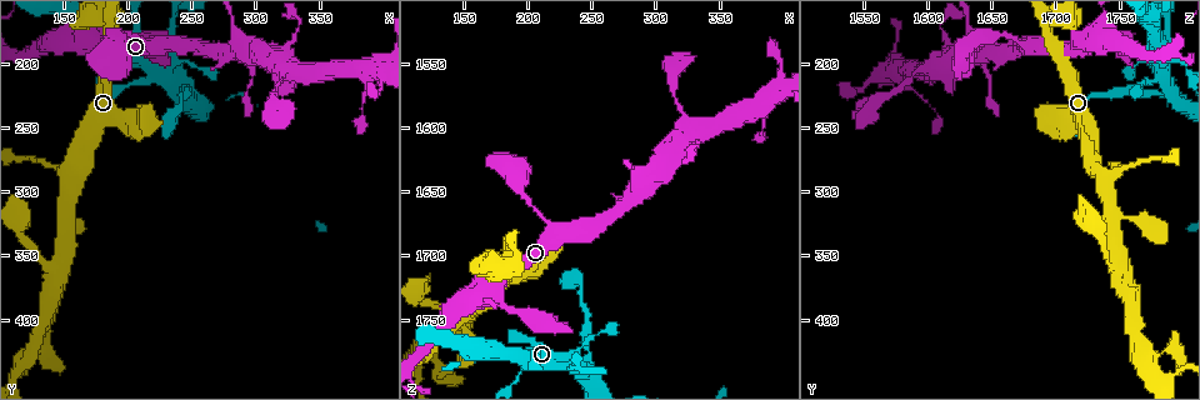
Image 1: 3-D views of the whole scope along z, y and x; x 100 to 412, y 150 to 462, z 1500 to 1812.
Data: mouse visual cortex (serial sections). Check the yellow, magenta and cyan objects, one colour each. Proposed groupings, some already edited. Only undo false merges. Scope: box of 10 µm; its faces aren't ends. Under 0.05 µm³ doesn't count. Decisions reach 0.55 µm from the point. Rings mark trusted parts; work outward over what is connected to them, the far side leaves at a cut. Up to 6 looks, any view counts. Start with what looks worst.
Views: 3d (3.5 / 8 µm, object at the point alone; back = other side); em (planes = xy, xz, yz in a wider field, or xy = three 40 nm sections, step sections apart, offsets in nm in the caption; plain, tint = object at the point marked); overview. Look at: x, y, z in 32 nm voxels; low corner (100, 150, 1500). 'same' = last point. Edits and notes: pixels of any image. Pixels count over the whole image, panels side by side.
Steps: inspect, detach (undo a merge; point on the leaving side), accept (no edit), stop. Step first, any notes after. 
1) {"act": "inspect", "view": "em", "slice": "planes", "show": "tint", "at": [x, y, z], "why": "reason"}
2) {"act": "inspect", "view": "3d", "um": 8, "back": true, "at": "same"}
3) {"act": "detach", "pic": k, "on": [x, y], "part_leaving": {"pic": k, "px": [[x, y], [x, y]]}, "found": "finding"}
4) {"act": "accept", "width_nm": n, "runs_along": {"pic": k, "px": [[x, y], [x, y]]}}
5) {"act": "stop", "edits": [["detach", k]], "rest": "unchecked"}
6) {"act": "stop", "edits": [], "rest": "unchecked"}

{"act": "inspect", "view": "3d", "um": 3.5, "at": [122, 430, 1770], "why": "thin neck"}

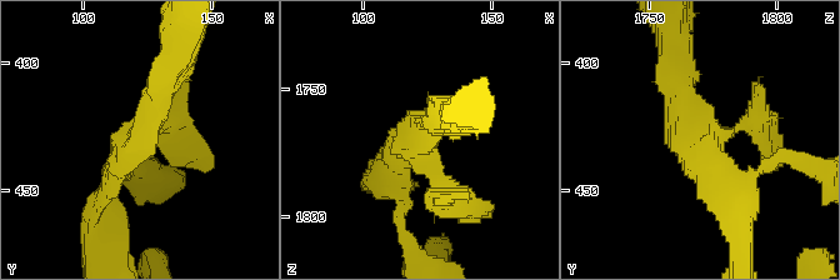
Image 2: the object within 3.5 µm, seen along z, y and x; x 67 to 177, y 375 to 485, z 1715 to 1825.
{"act": "inspect", "view": "em", "slice": "xy", "step": 5, "show": "tint", "at": [123, 430, 1770]}

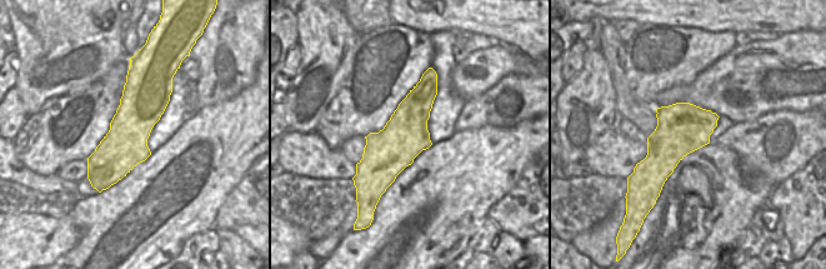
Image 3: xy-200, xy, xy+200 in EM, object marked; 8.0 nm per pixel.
{"act": "accept", "runs_along": {"pic": 2, "px": [[174, 66], [100, 200]]}, "found": "continuous, no second cell"}

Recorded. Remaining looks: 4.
{"act": "inspect", "view": "3d", "um": 3.5, "back": true, "at": [324, 202, 1602], "why": "thin arm on a thick one"}

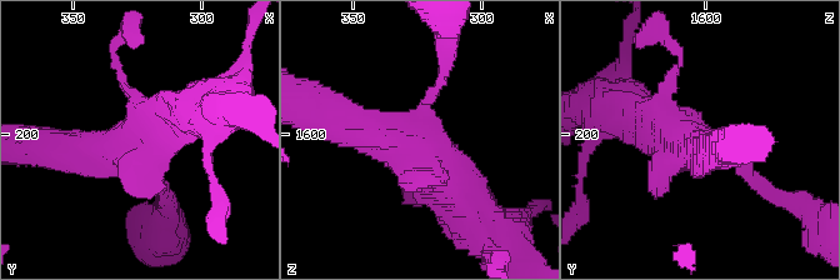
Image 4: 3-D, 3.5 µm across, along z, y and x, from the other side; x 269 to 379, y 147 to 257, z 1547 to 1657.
{"act": "inspect", "view": "em", "slice": "xy", "step": 1, "show": "tint", "at": [324, 204, 1600], "why": "need the tissue"}

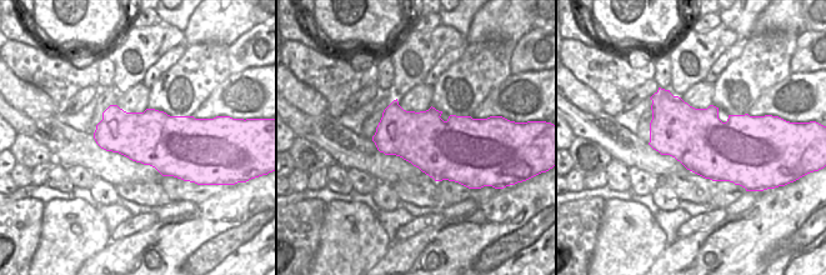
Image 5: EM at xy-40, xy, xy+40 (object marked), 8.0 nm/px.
{"act": "accept", "runs_along": {"pic": 4, "px": [[480, 213], [419, 151], [354, 126]]}, "found": "continuous, no second cell"}

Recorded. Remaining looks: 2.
{"act": "inspect", "view": "3d", "um": 3.5, "at": [246, 222, 1734], "why": "a narrow waist"}

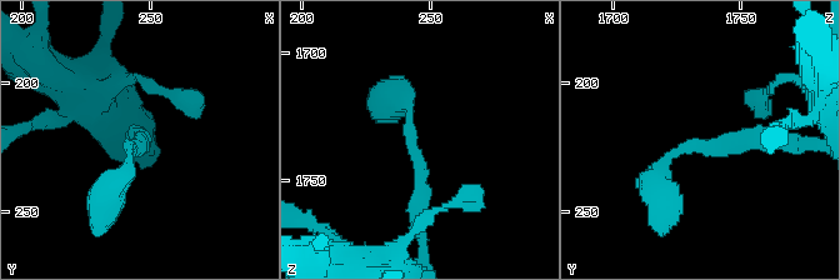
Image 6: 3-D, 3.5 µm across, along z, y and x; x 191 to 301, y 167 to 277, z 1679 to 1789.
{"act": "inspect", "view": "em", "slice": "xy", "step": 3, "show": "tint", "at": [243, 224, 1733], "arm_widths_nm": [250, 300]}

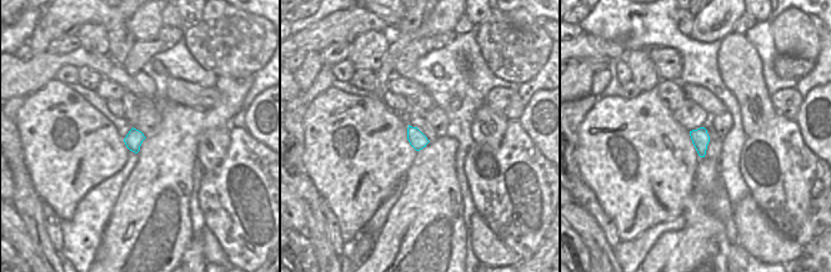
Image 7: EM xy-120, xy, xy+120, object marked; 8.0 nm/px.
{"act": "accept", "runs_along": {"pic": 6, "px": [[780, 141], [684, 145], [659, 173], [663, 195]]}, "found": "continuous, no second cell"}

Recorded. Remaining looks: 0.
{"act": "stop", "edits": [], "rest": "unchecked"}

